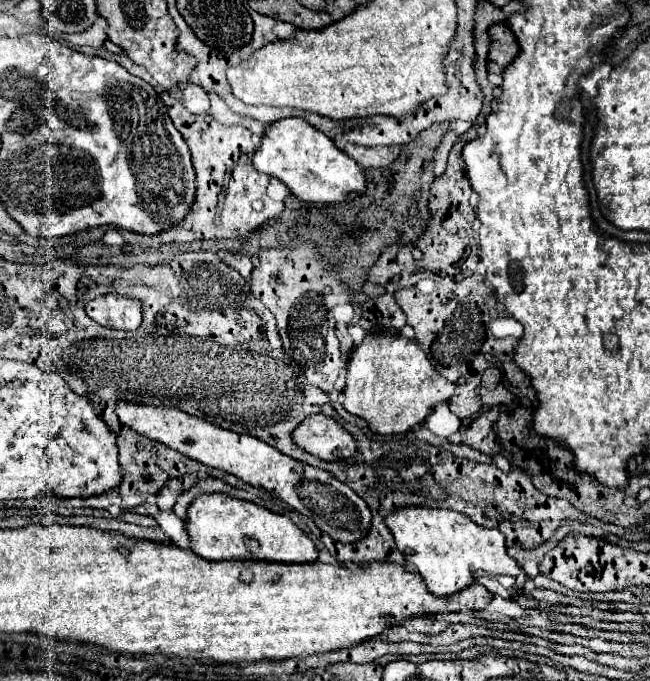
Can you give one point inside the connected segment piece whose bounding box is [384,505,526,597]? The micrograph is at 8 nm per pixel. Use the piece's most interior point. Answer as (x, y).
(447, 547)

